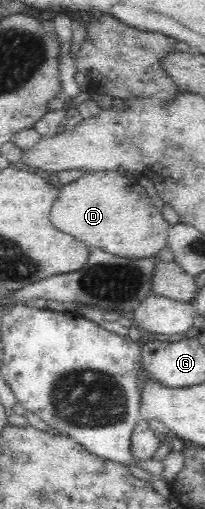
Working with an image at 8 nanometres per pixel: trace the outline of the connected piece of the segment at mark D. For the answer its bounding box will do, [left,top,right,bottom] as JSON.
[49,171,171,259]

